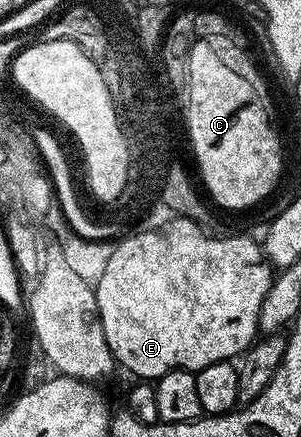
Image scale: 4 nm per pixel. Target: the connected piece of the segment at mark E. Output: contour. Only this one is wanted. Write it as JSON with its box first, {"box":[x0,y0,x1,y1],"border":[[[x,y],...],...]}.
{"box":[95,216,275,380],"border":[[[178,216],[158,230],[142,229],[141,234],[135,235],[134,238],[125,238],[121,243],[118,241],[114,245],[110,260],[107,261],[106,268],[103,269],[103,274],[95,281],[99,316],[116,365],[118,367],[126,366],[131,373],[138,374],[136,376],[138,379],[156,380],[172,370],[196,372],[207,368],[207,364],[236,359],[238,356],[244,355],[245,351],[253,345],[258,337],[259,310],[263,308],[263,298],[272,288],[275,277],[274,267],[265,257],[262,243],[258,239],[256,242],[253,238],[212,238],[211,235],[204,234],[204,232],[206,231],[191,219]]]}

